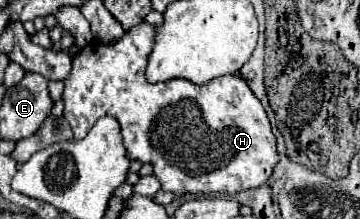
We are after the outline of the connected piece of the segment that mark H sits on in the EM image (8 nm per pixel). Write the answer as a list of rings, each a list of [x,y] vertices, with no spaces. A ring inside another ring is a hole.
[[[143,22],[127,30],[125,36],[113,44],[87,44],[73,58],[73,70],[65,80],[63,90],[63,116],[71,124],[75,138],[83,138],[101,116],[113,116],[121,126],[127,158],[151,164],[153,176],[161,182],[161,188],[173,194],[235,194],[267,182],[279,156],[269,118],[261,102],[251,94],[247,82],[243,82],[241,76],[221,76],[203,86],[181,78],[163,84],[149,84],[145,80],[145,66],[151,38],[155,38],[155,30],[151,24]]]

